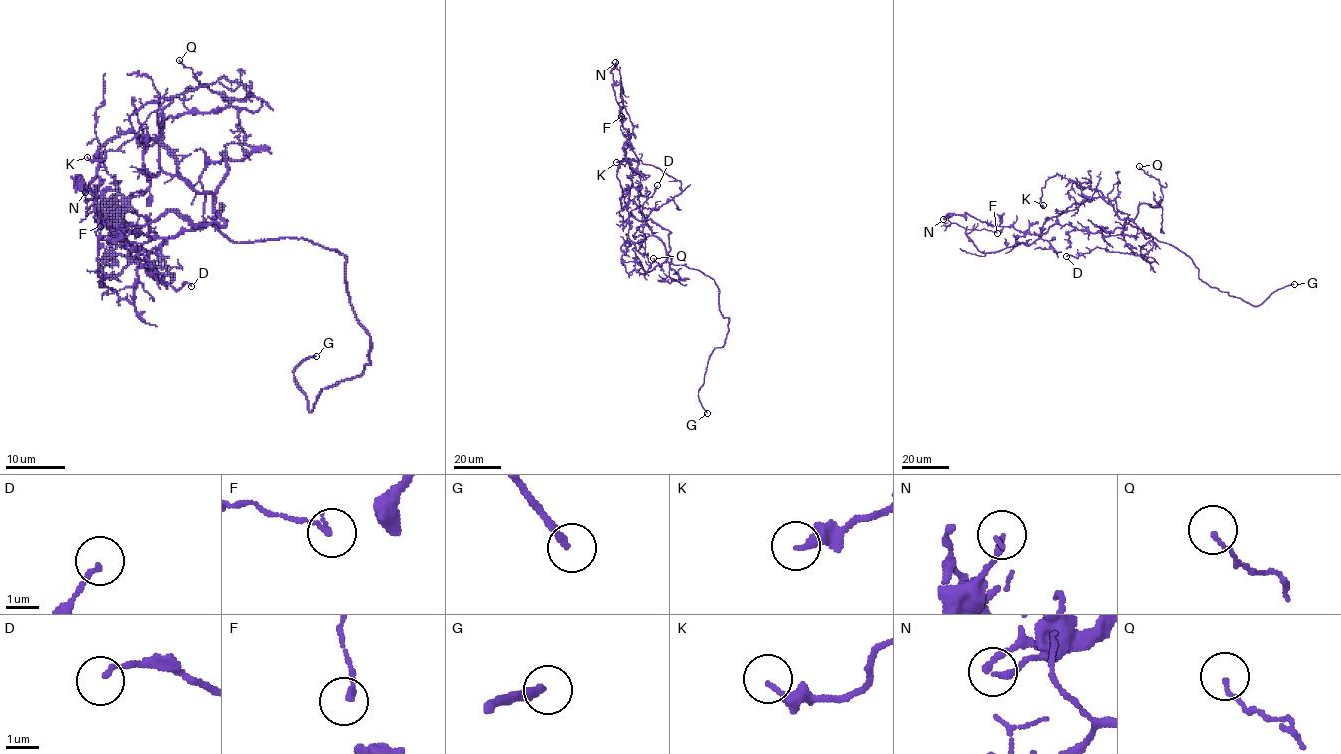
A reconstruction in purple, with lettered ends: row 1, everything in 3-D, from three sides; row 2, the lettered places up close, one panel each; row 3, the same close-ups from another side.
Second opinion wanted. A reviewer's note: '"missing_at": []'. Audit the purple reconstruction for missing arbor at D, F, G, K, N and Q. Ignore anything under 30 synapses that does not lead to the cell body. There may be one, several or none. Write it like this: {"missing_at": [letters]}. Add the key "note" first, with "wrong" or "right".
{"note": "wrong", "missing_at": ["G"]}

